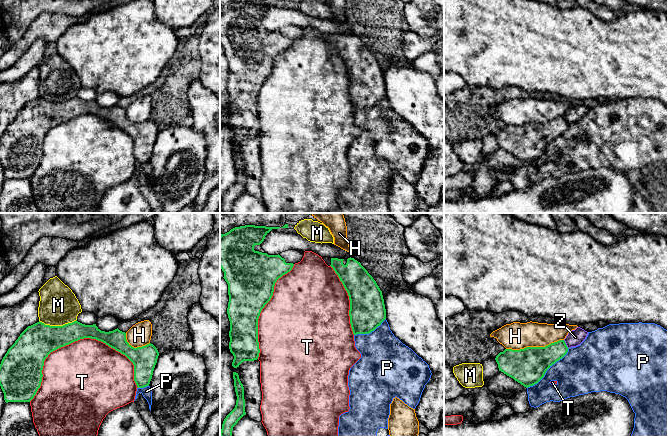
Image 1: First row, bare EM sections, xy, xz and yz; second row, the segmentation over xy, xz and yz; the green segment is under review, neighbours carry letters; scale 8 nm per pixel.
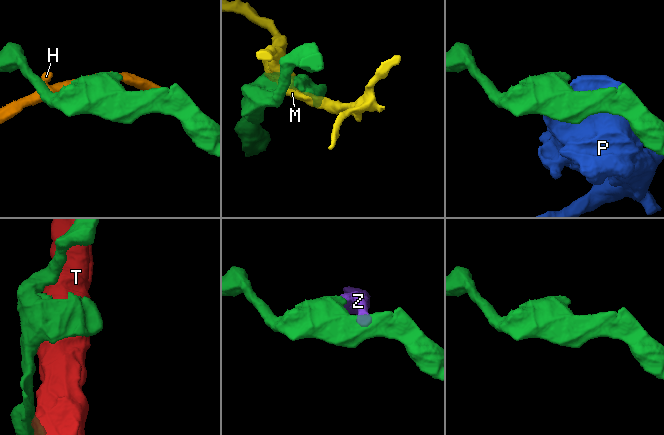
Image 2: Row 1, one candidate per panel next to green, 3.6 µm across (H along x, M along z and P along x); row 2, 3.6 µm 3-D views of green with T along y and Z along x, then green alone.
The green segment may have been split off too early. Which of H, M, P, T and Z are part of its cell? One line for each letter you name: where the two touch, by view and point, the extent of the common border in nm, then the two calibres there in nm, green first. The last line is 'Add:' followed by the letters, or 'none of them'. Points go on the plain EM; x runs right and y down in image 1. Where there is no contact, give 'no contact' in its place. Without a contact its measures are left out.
Add: none of them

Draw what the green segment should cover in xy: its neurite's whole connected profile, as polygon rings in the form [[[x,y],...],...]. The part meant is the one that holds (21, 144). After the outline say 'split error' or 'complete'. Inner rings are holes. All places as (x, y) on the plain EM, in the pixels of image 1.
[[[77,96],[63,102],[50,102],[37,98],[28,102],[8,125],[0,140],[0,162],[4,169],[4,176],[8,178],[30,178],[36,171],[42,158],[44,137],[48,131],[66,121],[84,114],[101,117],[109,123],[125,131],[134,141],[134,157],[138,164],[149,162],[153,147],[157,139],[159,128],[149,119],[142,123],[134,124],[126,116],[126,109],[118,104],[105,108],[96,100],[85,101]]]; complete

